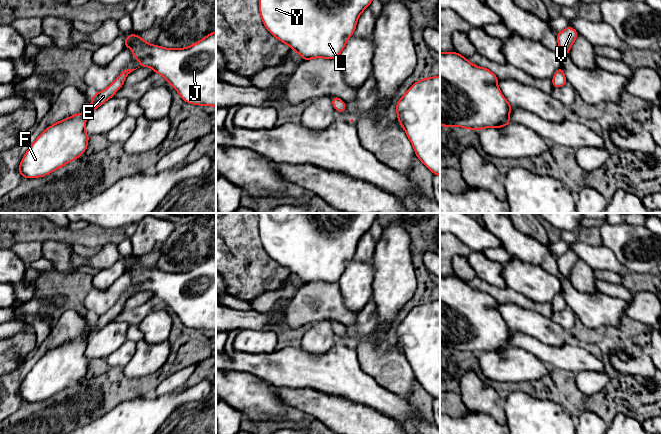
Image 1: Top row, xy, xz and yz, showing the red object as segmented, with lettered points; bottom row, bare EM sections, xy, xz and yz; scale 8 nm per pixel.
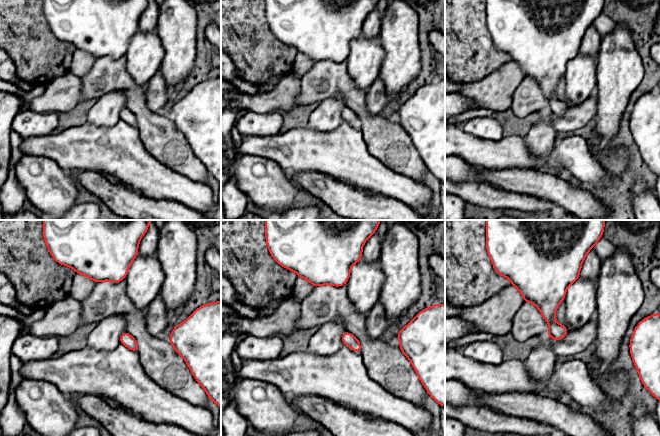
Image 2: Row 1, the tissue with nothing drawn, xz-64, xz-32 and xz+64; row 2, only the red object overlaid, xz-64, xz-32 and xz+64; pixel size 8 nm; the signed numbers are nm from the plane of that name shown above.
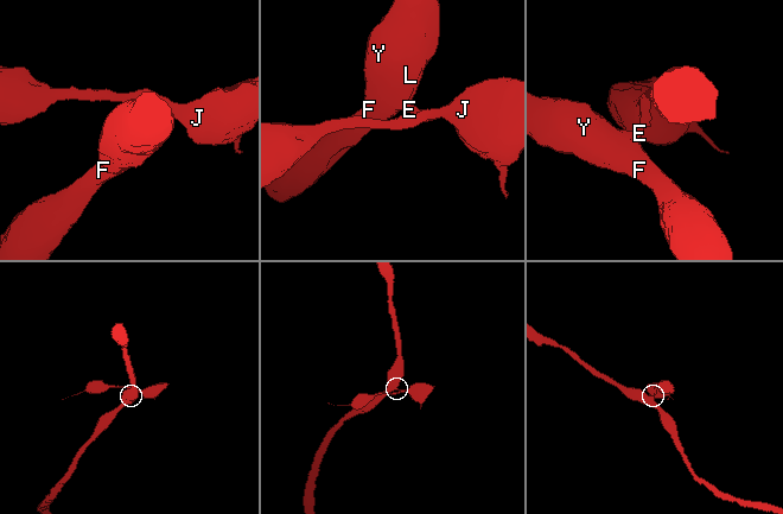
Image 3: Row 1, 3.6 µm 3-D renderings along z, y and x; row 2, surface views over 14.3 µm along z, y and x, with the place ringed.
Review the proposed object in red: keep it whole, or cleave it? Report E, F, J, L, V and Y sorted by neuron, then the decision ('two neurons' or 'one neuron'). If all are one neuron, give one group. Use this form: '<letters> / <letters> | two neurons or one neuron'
E F J L V Y | one neuron

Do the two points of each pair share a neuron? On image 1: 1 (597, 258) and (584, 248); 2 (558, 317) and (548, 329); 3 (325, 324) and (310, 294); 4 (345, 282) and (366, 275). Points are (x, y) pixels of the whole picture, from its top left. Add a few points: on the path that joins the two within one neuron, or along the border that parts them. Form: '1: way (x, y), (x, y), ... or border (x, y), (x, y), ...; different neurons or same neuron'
1: way (594, 256), (587, 251); same neuron
2: border (550, 317), (563, 329); different neurons
3: border (333, 319), (320, 319), (312, 324); different neurons
4: way (350, 282), (354, 282), (361, 275); same neuron

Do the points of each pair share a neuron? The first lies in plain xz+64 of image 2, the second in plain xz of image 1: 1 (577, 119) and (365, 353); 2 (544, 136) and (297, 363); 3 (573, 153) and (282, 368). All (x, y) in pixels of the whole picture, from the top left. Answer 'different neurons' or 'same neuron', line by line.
1: different neurons
2: different neurons
3: same neuron

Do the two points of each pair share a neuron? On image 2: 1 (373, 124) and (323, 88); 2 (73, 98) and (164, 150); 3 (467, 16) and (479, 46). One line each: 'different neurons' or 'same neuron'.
1: same neuron
2: different neurons
3: same neuron

